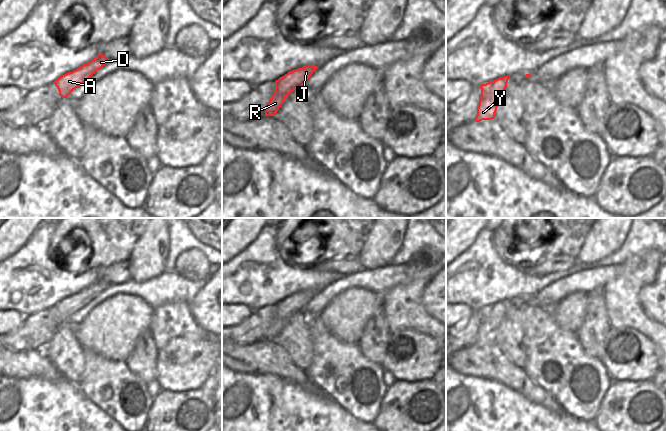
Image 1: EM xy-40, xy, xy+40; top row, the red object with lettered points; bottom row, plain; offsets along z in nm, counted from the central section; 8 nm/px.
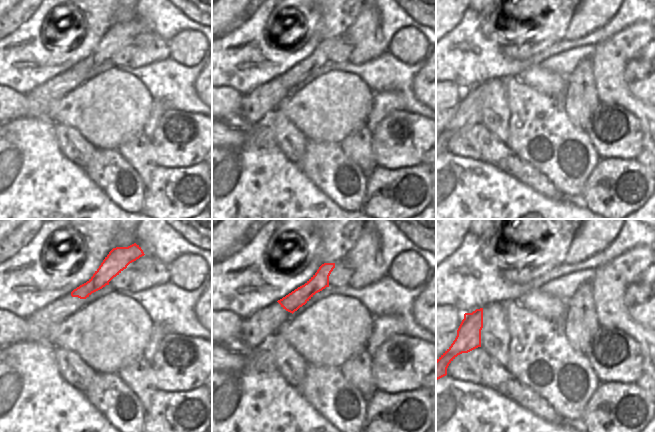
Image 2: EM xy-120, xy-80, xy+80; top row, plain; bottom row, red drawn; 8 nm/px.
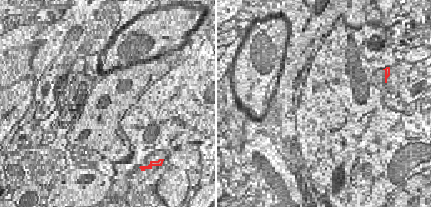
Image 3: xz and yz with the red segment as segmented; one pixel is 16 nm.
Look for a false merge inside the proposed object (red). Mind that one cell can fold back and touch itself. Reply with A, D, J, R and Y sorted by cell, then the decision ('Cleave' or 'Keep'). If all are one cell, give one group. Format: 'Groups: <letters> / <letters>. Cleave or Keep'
Groups: A D J R Y. Keep

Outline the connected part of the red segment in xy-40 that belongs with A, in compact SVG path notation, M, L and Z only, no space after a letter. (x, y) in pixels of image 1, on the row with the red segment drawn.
M99 53L96 58L80 66L72 72L68 72L53 83L59 91L62 98L67 98L76 88L89 80L98 70L103 68L111 60Z

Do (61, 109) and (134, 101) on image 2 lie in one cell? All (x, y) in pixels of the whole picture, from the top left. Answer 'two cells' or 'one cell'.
one cell

